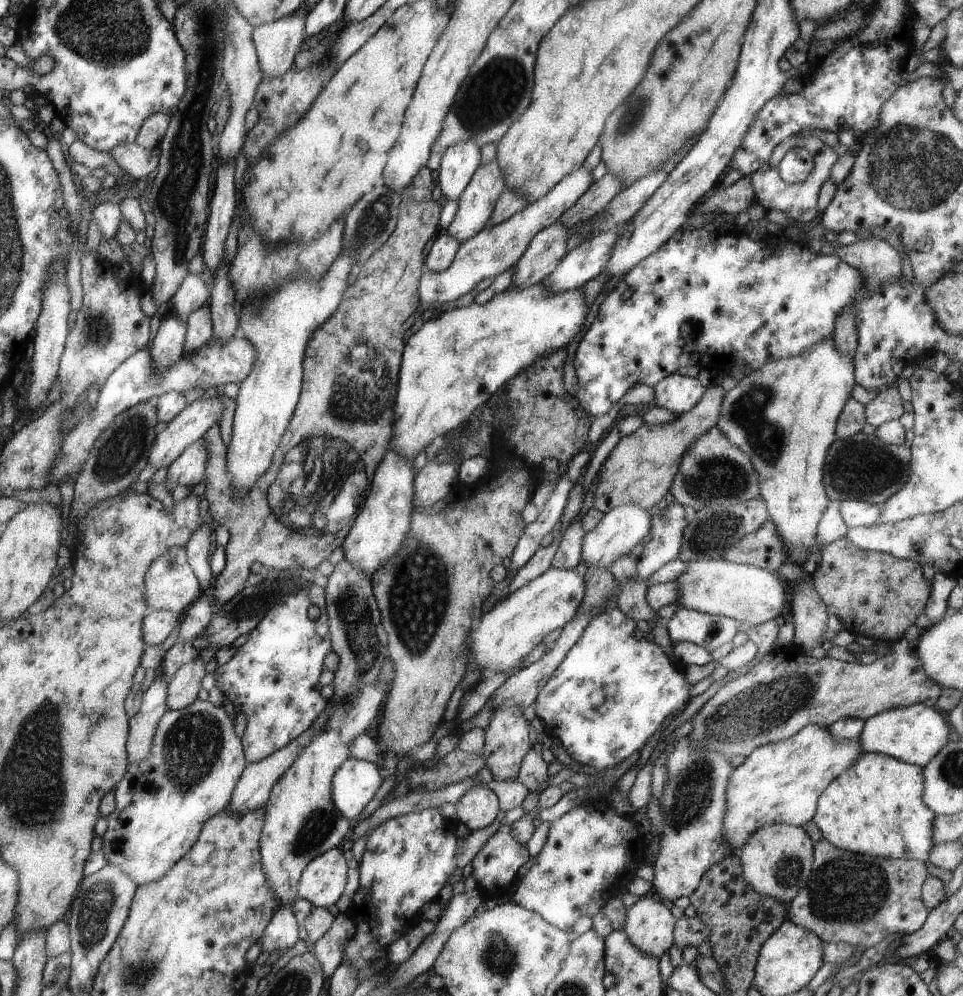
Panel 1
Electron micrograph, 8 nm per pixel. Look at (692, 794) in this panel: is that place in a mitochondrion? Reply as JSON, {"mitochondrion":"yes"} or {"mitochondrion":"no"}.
{"mitochondrion":"yes"}

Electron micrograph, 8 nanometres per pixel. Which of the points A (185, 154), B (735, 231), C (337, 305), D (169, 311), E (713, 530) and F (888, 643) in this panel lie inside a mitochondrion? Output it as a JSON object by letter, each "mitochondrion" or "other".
{"A":"mitochondrion","B":"other","C":"other","D":"other","E":"mitochondrion","F":"other"}

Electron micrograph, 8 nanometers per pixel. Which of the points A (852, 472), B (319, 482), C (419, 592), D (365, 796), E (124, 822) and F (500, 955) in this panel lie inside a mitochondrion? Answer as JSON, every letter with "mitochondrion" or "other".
{"A":"mitochondrion","B":"mitochondrion","C":"mitochondrion","D":"other","E":"other","F":"mitochondrion"}

